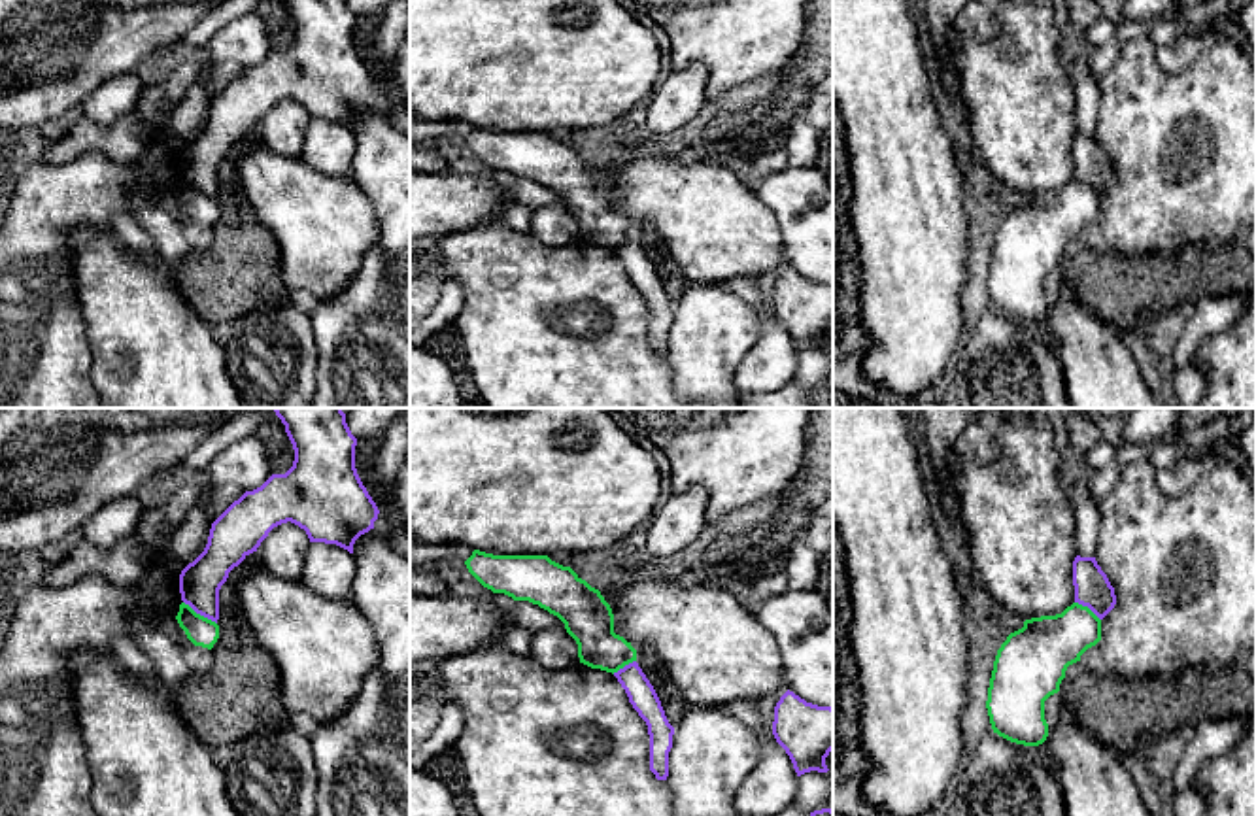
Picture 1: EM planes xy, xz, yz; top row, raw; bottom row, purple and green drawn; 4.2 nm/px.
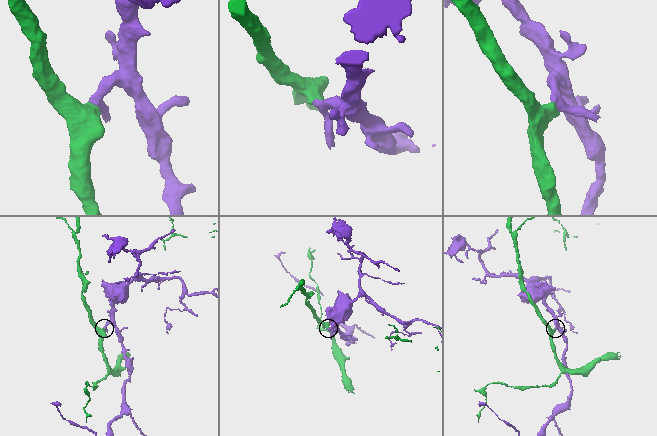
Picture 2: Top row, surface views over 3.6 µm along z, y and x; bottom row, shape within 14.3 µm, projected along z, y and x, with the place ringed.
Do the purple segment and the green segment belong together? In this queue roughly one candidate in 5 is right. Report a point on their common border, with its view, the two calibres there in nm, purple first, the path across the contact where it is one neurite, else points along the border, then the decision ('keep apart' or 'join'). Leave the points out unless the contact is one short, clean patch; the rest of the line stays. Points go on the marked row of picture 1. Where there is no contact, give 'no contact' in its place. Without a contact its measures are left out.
meets purple in xy at (201, 614); 180 nm thick on the purple side, 120 nm on the other; border along xy (184, 601), (216, 624); keep apart

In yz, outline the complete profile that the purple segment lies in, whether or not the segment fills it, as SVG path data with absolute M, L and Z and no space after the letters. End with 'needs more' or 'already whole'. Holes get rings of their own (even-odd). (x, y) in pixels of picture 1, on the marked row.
M1075 557L1073 586L1075 603L1088 606L1099 620L1103 620L1116 604L1114 587L1095 557Z | already whole

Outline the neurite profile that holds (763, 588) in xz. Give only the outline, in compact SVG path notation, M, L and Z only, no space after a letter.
M784 569L765 578L748 580L746 584L752 595L759 601L767 601L789 589L789 580Z

